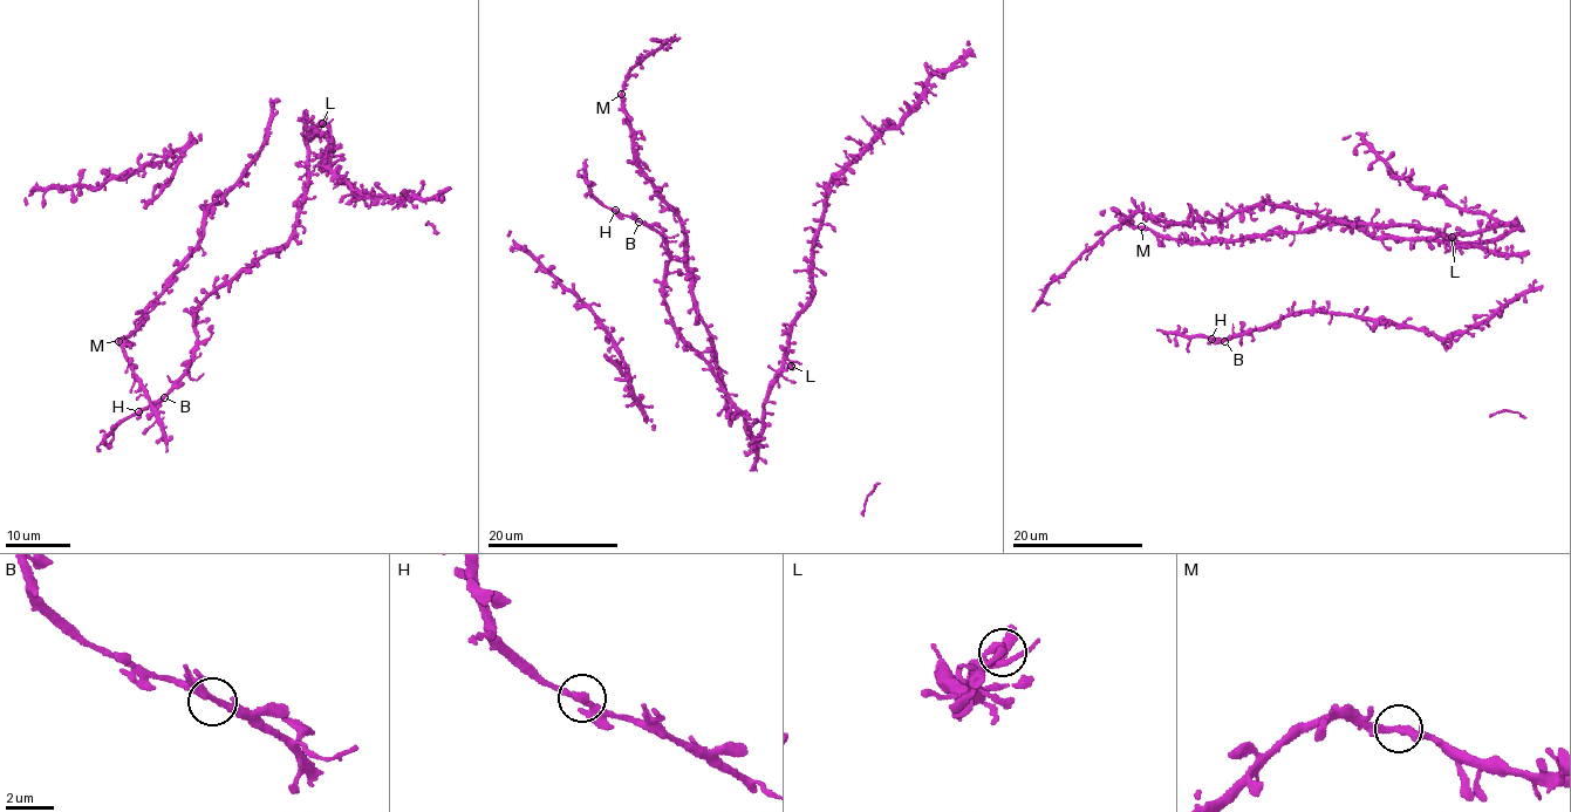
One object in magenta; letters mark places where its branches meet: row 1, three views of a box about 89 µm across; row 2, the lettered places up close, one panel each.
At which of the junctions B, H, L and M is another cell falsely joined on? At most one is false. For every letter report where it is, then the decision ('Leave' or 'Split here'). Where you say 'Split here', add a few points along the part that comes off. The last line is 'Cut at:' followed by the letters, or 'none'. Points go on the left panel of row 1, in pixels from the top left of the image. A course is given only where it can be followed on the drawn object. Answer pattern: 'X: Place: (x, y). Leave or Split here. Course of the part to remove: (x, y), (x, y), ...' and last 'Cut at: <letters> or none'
B: Place: (164, 397). Leave
H: Place: (138, 411). Leave
L: Place: (322, 123). Leave
M: Place: (118, 341). Leave
Cut at: none

